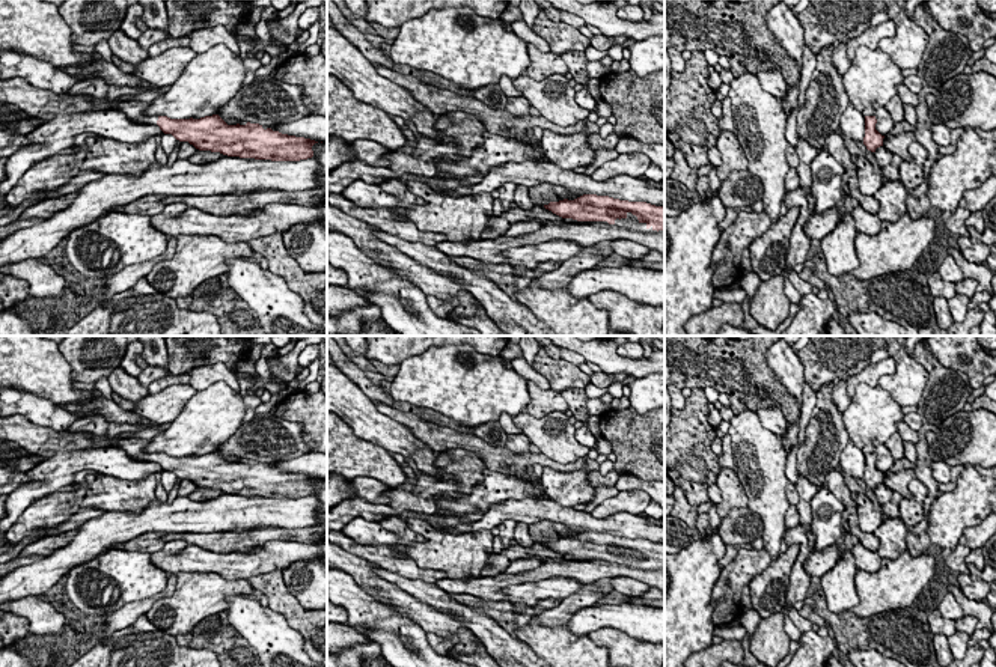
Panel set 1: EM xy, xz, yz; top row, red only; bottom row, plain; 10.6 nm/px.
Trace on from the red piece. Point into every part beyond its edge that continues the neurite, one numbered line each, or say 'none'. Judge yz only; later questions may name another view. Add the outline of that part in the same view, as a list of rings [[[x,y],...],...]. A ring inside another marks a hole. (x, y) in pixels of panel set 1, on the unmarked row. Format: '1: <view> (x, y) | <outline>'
none

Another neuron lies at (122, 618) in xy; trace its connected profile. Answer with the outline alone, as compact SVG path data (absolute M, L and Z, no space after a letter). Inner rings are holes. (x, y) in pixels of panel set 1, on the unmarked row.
M169 575L166 589L158 595L140 601L133 601L113 611L112 614L101 617L96 622L99 631L98 643L108 640L115 631L124 629L134 623L140 616L146 614L158 599L172 596L175 587L176 575Z

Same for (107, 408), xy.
M90 399L84 404L57 405L68 410L77 419L86 417L90 411L104 417L108 423L149 423L140 414L121 408L113 399Z

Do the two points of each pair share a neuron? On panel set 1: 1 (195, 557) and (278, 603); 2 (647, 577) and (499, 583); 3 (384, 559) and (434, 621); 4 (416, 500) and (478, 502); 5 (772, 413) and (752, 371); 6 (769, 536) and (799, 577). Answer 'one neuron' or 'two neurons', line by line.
1: two neurons
2: one neuron
3: two neurons
4: two neurons
5: two neurons
6: two neurons

